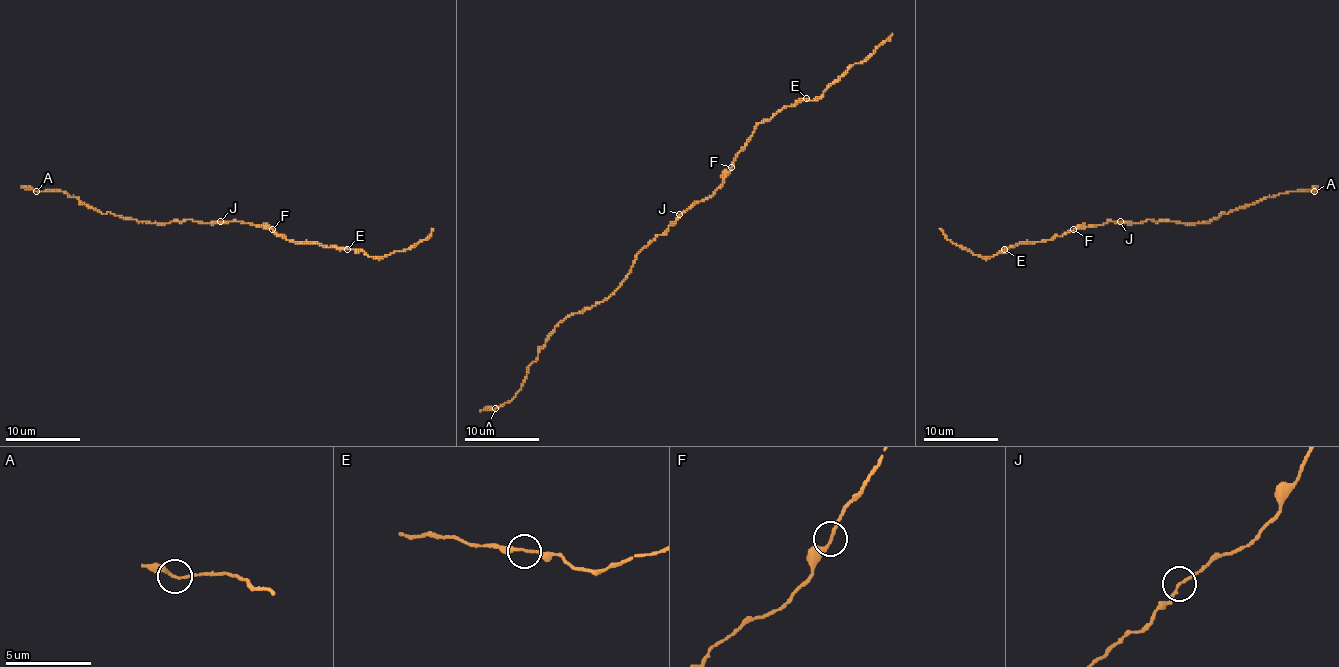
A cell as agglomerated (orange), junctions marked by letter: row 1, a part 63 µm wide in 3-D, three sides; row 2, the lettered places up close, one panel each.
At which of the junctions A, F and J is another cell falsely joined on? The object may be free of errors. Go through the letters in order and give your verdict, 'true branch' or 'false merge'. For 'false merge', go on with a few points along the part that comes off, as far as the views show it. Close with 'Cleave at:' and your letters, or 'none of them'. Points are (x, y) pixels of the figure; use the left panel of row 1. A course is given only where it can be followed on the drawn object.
A: true branch
F: true branch
J: true branch
Cleave at: none of them

